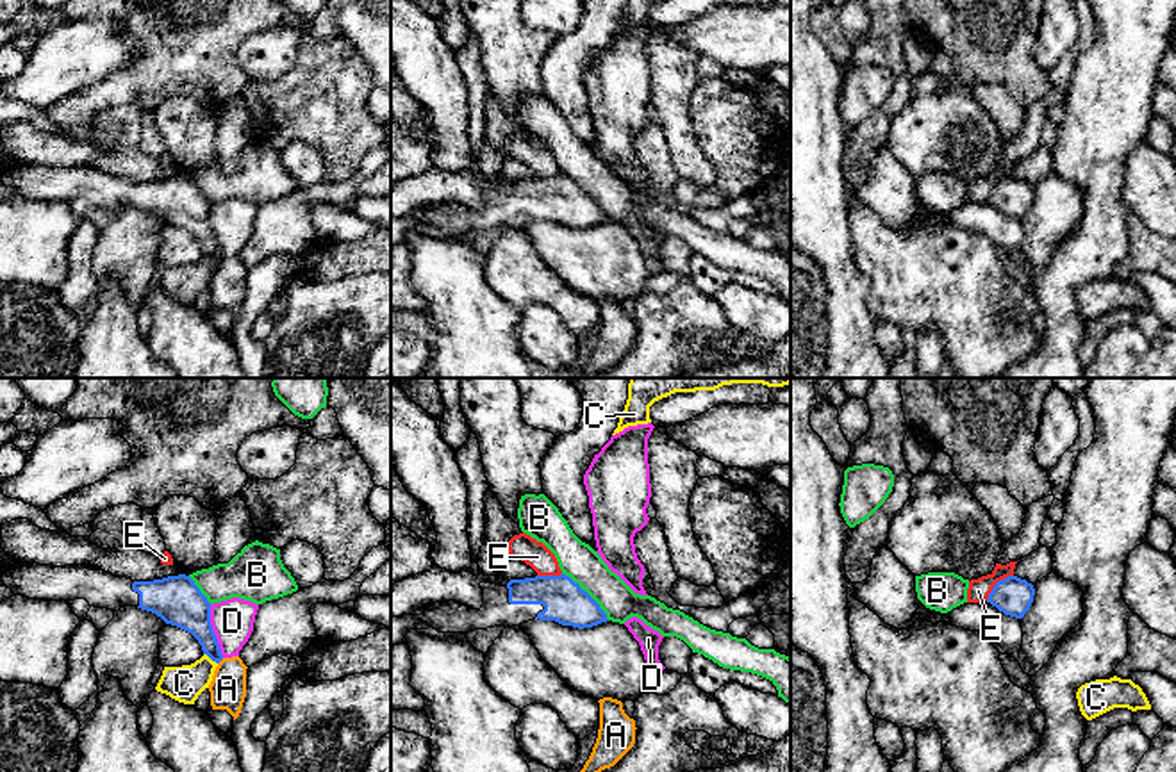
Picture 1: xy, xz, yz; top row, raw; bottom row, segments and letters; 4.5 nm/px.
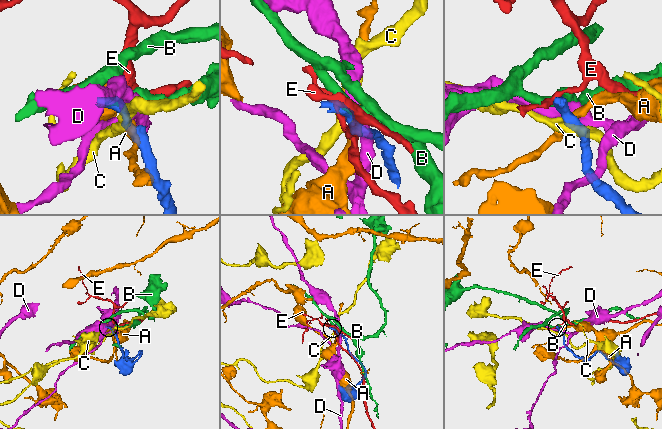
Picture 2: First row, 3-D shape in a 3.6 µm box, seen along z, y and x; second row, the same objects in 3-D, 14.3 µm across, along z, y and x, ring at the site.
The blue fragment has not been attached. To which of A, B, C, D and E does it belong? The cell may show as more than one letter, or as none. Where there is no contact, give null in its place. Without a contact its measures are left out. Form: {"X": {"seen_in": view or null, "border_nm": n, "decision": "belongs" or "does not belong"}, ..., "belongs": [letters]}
{"A": {"seen_in": "xy", "border_nm": 40, "decision": "does not belong"}, "B": {"seen_in": "xz", "border_nm": 300, "decision": "does not belong"}, "C": {"seen_in": "xy", "border_nm": 80, "decision": "does not belong"}, "D": {"seen_in": "xy", "border_nm": 240, "decision": "does not belong"}, "E": {"seen_in": "yz", "border_nm": 170, "decision": "does not belong"}, "belongs": []}

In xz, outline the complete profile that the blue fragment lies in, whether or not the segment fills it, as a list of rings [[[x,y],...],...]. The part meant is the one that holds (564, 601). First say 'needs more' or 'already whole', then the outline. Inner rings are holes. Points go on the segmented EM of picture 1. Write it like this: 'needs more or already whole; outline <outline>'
needs more; outline [[[566,574],[510,579],[505,587],[482,581],[480,588],[480,610],[446,601],[432,604],[421,615],[391,617],[391,647],[403,644],[410,629],[469,633],[494,626],[512,628],[534,619],[584,629],[609,620],[600,604]]]

